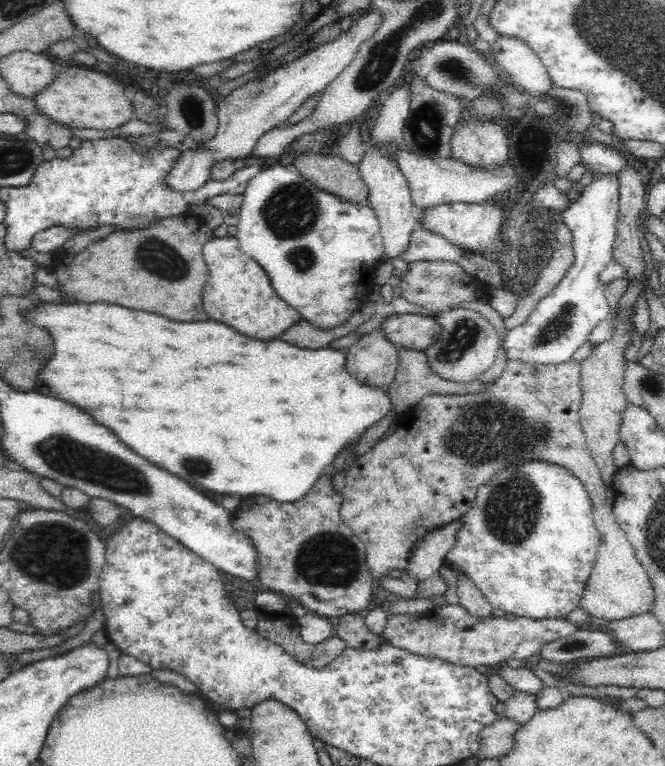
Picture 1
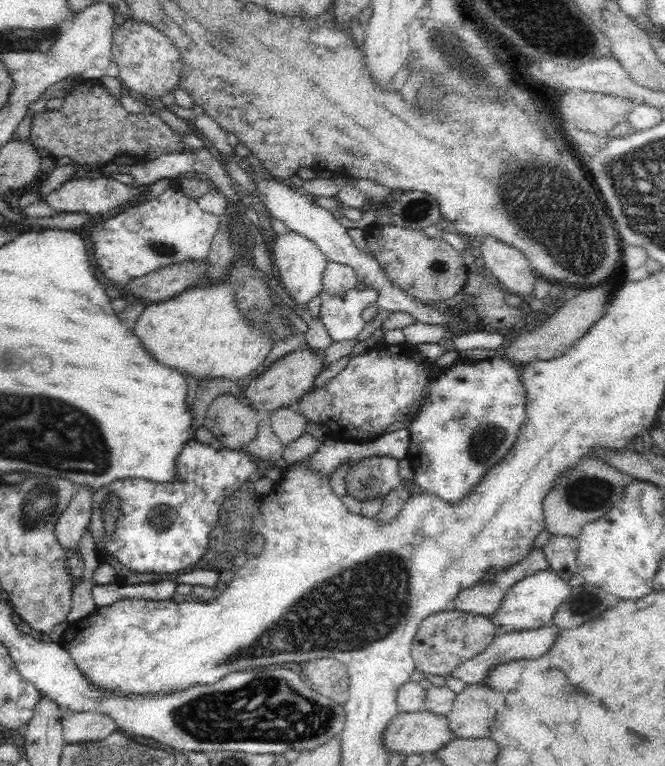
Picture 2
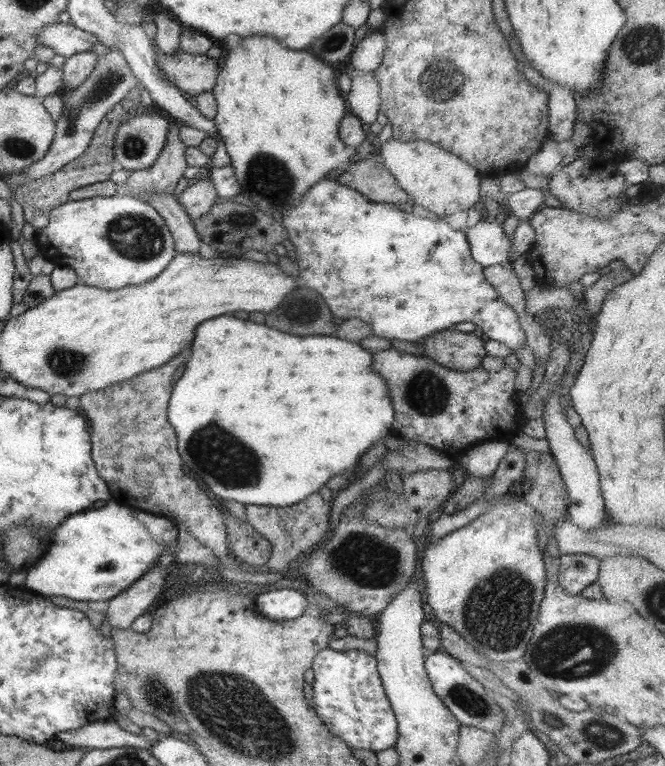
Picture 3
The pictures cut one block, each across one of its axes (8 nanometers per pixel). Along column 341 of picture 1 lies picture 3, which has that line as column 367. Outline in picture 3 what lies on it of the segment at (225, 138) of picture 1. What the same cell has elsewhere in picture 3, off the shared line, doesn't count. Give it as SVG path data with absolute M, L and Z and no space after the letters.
M379 28L367 32L350 52L350 66L355 68L357 72L377 71L384 52L385 40L383 40L383 34Z

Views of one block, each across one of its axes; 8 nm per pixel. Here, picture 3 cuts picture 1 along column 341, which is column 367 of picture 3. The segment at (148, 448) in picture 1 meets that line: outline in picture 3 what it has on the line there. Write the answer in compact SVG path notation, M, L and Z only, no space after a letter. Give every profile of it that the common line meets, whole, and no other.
M217 316L213 320L205 320L195 328L195 338L191 342L191 358L185 364L183 376L173 383L173 392L167 406L167 420L175 428L177 434L177 452L183 460L183 464L219 498L224 501L235 501L243 506L247 504L255 506L284 507L297 504L307 498L313 492L317 492L321 486L344 470L350 469L360 458L361 454L373 446L375 442L383 440L385 436L392 434L391 422L393 421L393 409L391 399L386 394L385 379L381 379L371 369L372 354L360 345L329 336L289 336L277 330L271 330L263 324L253 324L237 318Z

